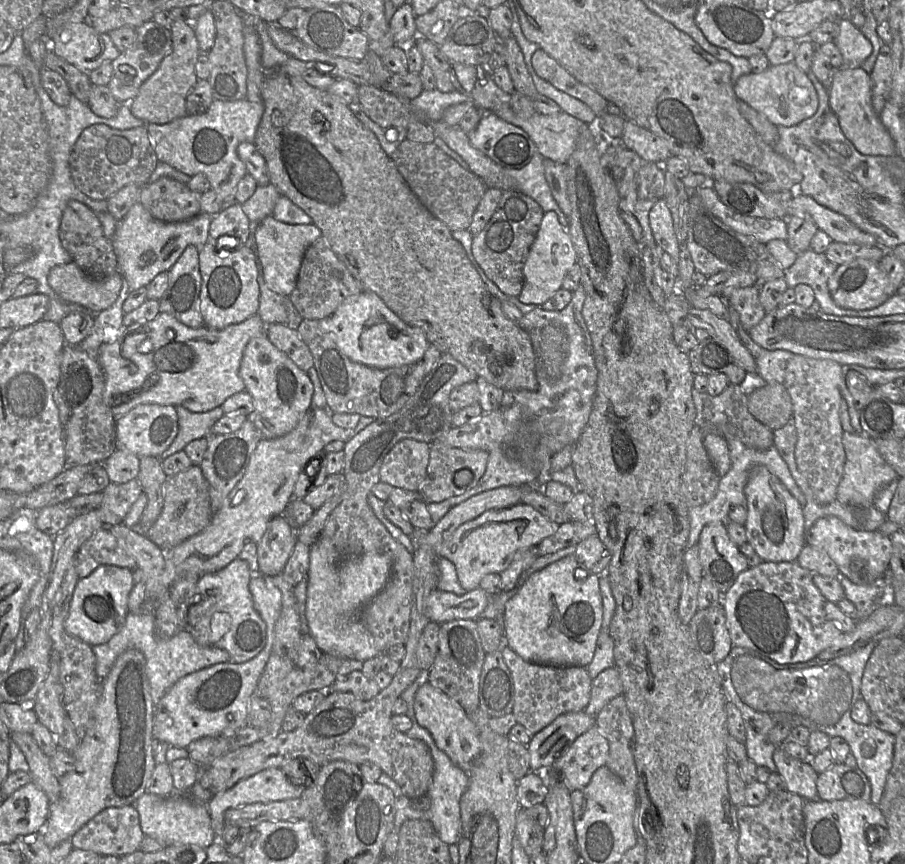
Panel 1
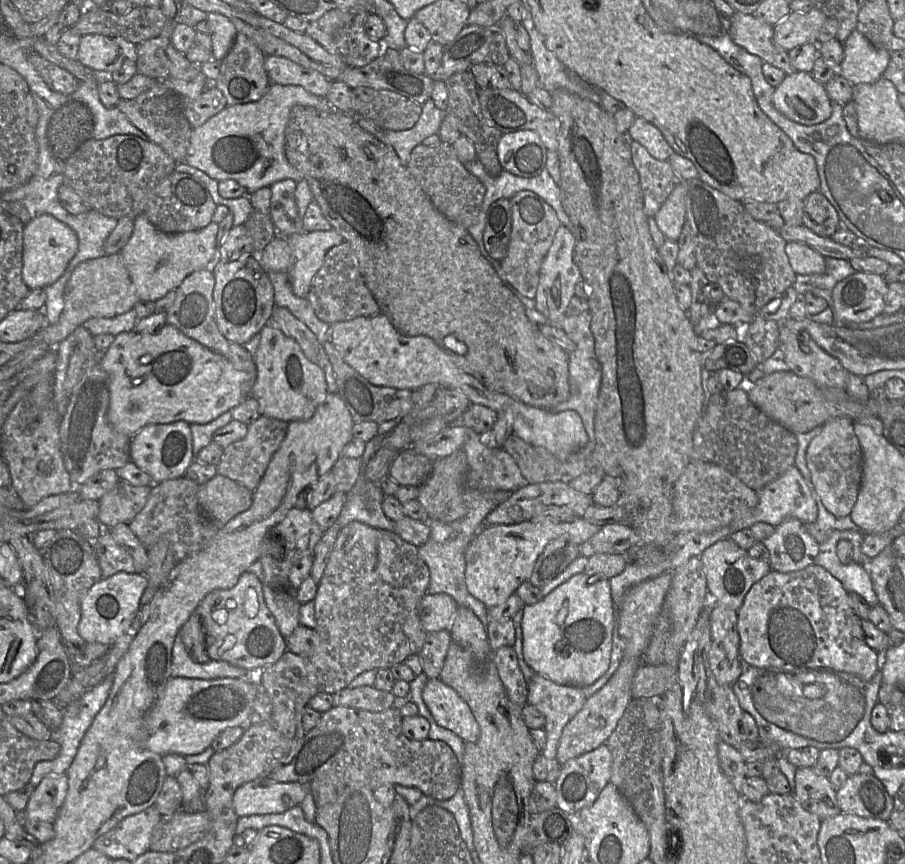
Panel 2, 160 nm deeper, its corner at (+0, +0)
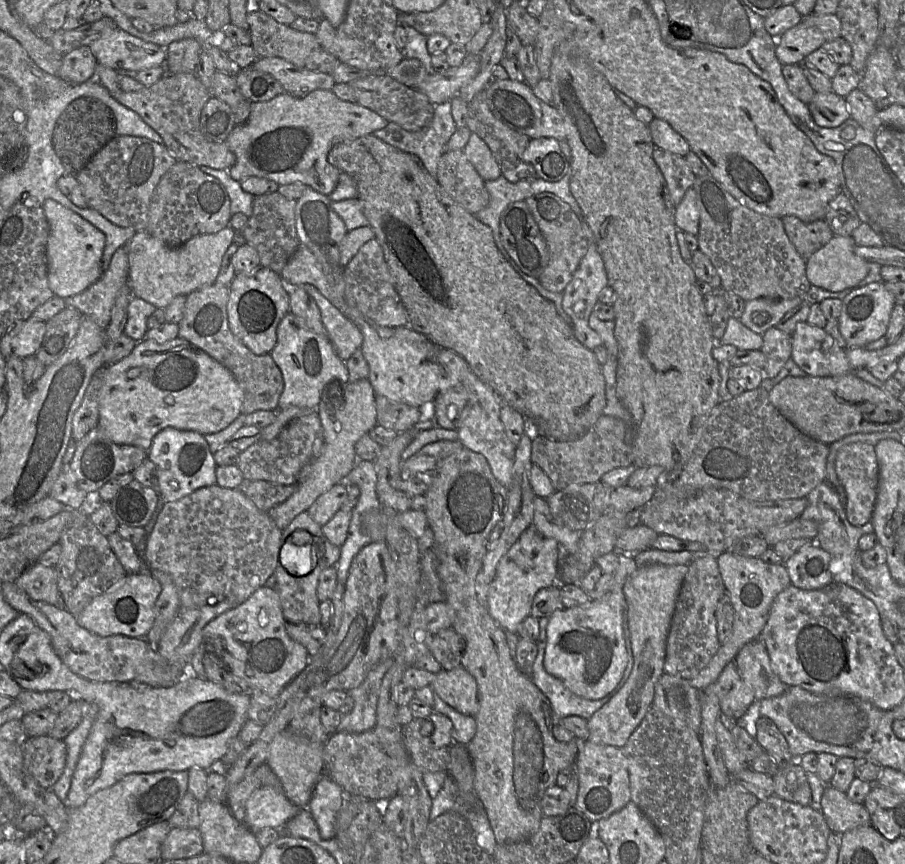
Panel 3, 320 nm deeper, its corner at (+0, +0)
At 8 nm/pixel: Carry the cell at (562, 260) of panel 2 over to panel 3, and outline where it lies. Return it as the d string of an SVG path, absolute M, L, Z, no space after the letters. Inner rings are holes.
M593 243L574 272L571 281L563 291L561 303L564 313L571 319L576 339L584 347L588 347L592 351L596 347L603 346L603 342L598 333L589 327L589 318L594 306L598 302L600 292L606 287L608 287L608 278L604 262L596 249L595 243Z

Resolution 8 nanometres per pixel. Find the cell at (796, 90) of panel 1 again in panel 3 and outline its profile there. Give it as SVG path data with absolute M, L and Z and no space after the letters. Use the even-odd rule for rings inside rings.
M834 91L816 92L808 107L814 121L822 127L841 126L851 117L846 100Z

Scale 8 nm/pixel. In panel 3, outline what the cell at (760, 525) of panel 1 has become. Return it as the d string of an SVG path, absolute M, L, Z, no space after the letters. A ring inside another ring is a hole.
M811 542L785 560L784 565L792 585L804 590L818 590L834 581L830 561L830 554Z

